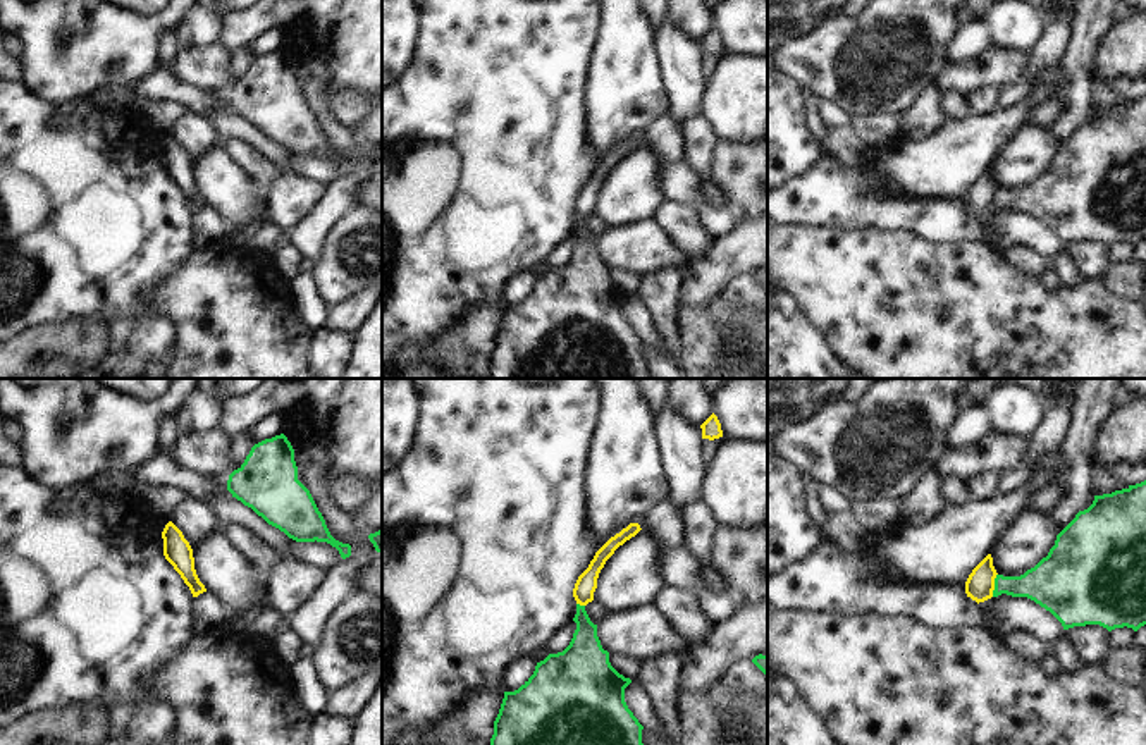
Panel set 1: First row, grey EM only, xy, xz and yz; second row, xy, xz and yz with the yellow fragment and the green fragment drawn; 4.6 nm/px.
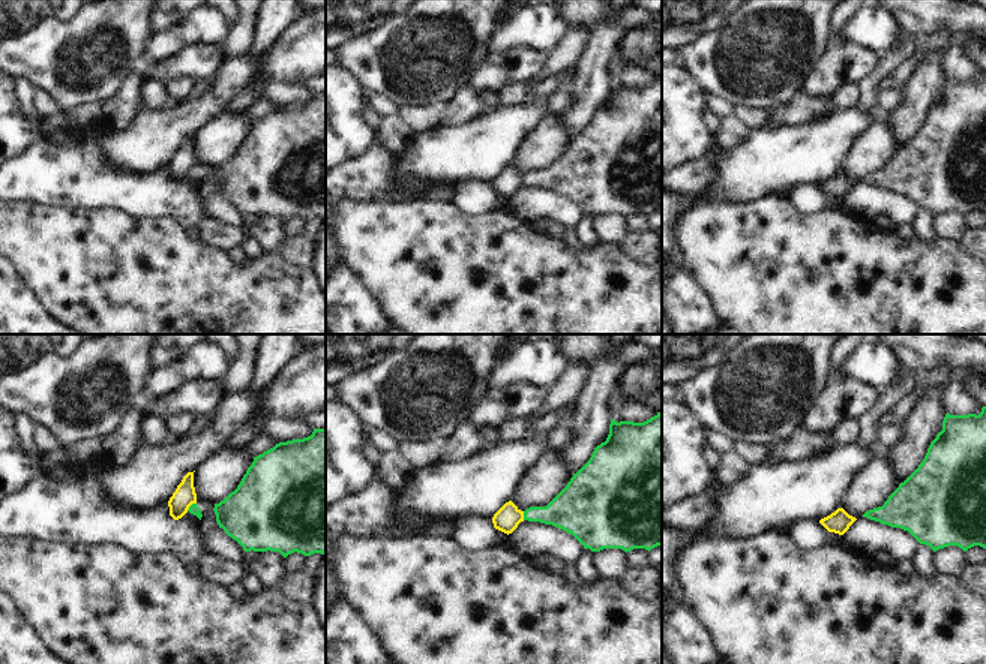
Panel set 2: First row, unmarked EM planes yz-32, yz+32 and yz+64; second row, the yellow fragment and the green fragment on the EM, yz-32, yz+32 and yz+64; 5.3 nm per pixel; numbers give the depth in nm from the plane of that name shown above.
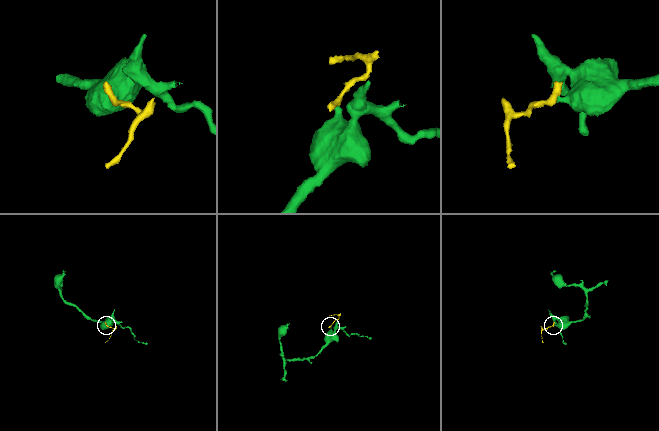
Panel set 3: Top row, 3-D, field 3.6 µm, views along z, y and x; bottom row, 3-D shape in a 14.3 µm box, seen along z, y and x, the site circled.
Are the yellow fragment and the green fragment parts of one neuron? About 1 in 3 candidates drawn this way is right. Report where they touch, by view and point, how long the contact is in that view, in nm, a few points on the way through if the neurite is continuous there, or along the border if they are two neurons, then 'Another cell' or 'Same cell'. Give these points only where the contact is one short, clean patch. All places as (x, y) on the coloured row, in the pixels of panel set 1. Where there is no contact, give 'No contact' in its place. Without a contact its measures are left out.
Touches yellow at yz (993, 585). Shared border 110 nm. Boundary: yz (997, 573), (991, 596). Another cell

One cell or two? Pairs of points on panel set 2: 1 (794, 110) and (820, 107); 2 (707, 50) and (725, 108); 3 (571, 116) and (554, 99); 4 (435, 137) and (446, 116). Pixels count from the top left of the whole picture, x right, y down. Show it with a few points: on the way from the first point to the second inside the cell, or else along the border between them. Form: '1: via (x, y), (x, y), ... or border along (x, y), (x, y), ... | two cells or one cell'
1: via (800, 110), (814, 110) | one cell
2: border along (710, 95), (724, 98), (734, 108) | two cells
3: border along (568, 89), (571, 104), (559, 116) | two cells
4: border along (476, 117), (464, 125), (441, 126) | two cells

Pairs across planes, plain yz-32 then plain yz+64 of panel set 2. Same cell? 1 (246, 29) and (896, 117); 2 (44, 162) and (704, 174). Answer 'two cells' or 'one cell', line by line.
1: two cells
2: one cell

